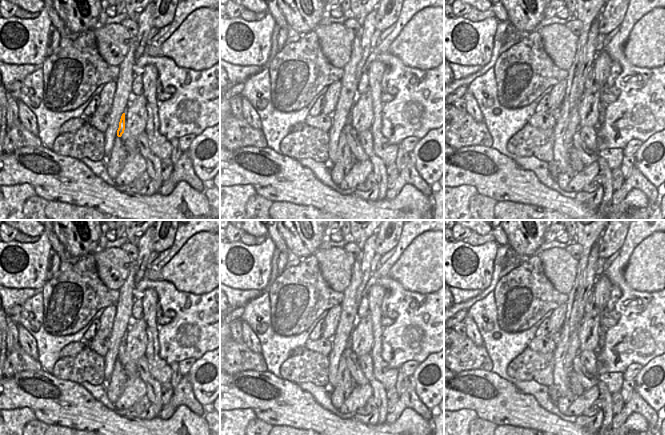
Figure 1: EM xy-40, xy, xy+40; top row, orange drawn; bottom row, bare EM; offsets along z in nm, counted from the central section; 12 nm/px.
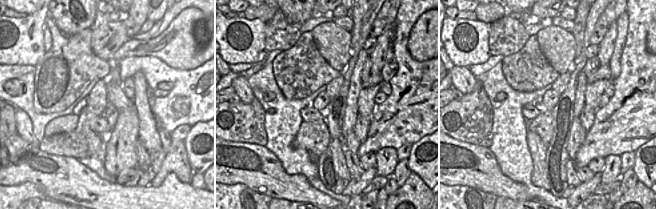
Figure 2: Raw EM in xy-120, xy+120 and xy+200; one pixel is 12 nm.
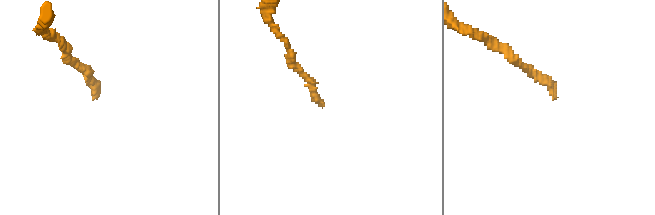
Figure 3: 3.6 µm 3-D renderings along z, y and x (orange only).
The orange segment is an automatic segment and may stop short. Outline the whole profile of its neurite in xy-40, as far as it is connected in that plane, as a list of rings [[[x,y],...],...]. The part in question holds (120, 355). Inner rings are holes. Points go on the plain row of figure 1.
[[[125,337],[121,340],[117,360],[121,362],[127,378],[137,377],[139,375],[136,364],[125,353]]]

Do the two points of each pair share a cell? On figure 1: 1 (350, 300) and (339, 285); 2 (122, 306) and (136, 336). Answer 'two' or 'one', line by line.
1: two
2: two

